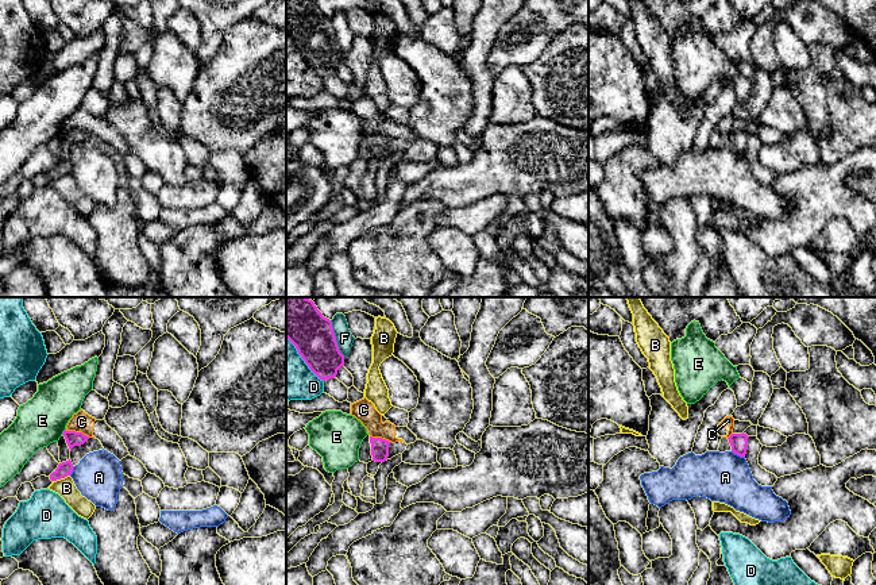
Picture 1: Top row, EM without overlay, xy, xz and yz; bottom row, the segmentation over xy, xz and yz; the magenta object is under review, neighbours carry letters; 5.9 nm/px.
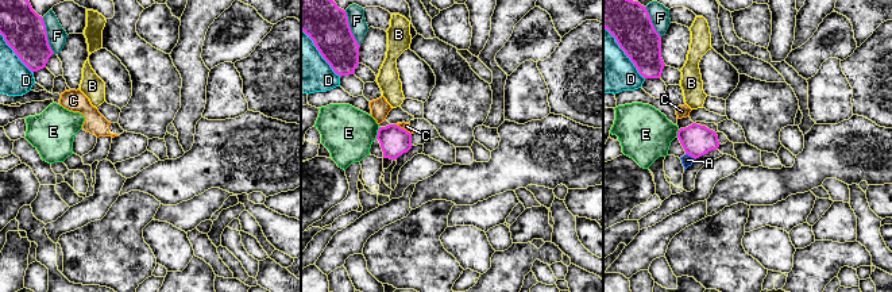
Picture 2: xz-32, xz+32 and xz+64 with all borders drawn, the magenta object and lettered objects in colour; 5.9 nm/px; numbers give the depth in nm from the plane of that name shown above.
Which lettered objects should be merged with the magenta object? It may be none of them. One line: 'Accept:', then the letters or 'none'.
Accept: none

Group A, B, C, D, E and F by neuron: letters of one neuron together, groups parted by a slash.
A / B / C / D / E / F

